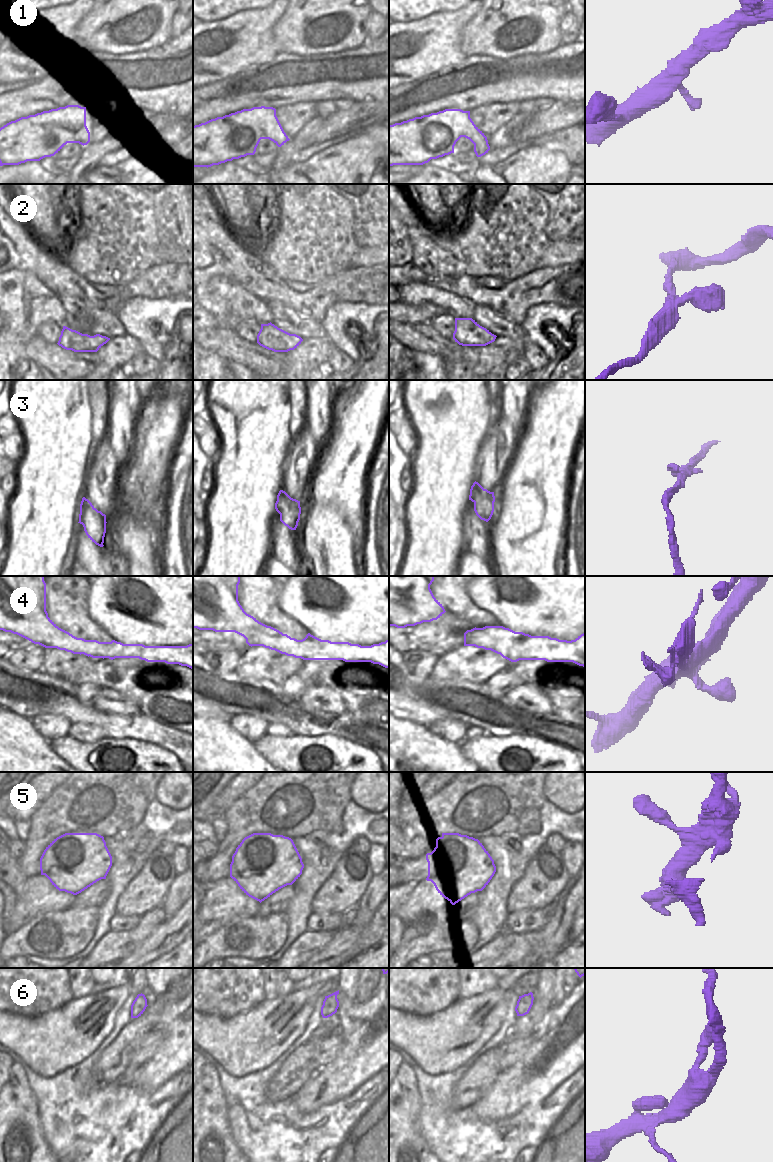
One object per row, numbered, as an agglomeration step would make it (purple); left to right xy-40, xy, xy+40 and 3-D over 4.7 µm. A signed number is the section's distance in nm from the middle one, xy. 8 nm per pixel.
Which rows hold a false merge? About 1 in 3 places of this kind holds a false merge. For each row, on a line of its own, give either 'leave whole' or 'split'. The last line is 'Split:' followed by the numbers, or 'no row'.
1: leave whole
2: leave whole
3: split
4: split
5: split
6: leave whole
Split: 3, 4, 5

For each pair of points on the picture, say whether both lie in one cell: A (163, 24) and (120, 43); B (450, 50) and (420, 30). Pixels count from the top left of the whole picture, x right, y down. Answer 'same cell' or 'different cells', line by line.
A: same cell
B: same cell

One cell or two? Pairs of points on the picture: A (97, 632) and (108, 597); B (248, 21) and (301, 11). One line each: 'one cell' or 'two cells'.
A: two cells
B: two cells

